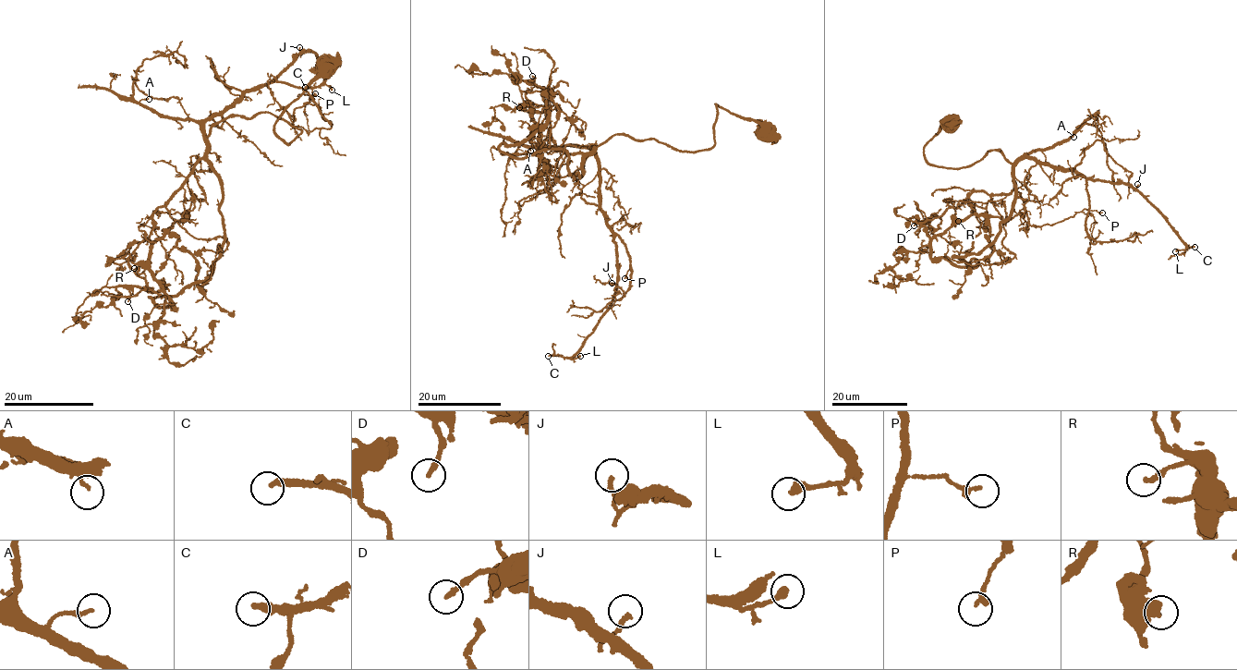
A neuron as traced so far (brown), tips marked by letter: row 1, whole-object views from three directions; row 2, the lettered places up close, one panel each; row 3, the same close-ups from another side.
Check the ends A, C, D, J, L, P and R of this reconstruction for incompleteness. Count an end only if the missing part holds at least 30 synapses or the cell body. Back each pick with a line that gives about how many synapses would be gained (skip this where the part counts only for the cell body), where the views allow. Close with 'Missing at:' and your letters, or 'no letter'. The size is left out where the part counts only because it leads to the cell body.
C: about 50 synapses
Missing at: C

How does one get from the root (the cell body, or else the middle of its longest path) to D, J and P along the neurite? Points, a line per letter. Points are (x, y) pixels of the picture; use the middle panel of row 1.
D: (767, 134), (716, 104), (709, 148), (623, 134), (568, 155), (549, 110), (526, 96), (548, 89), (532, 76)
J: (767, 134), (716, 104), (709, 148), (684, 151), (623, 134), (594, 149), (600, 211), (615, 245), (612, 283)
P: (767, 134), (716, 104), (709, 148), (684, 151), (623, 134), (594, 149), (600, 211), (628, 257), (624, 278)

